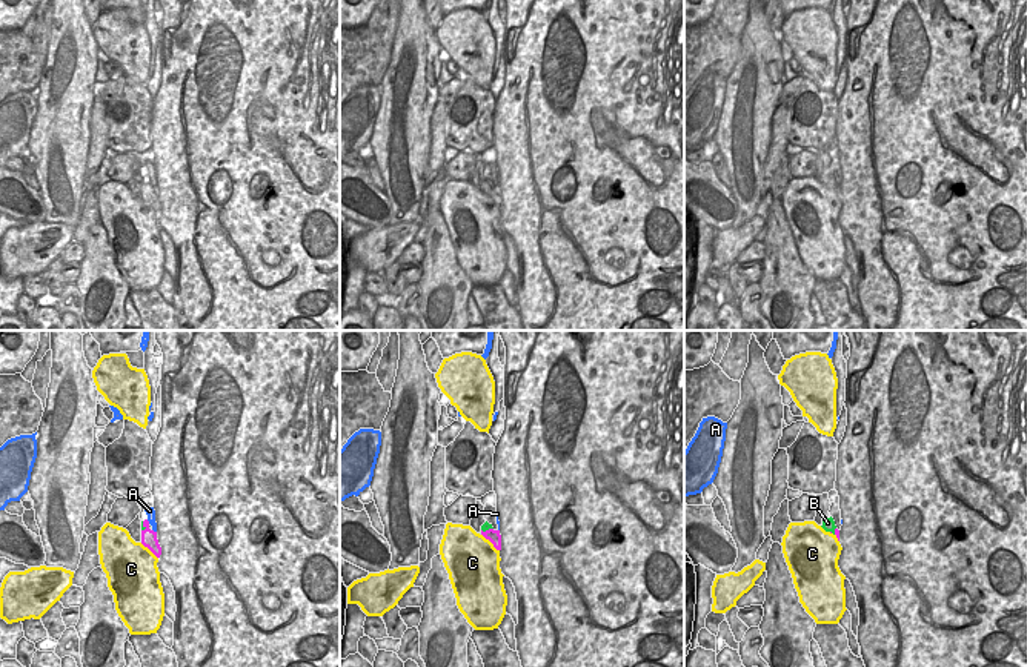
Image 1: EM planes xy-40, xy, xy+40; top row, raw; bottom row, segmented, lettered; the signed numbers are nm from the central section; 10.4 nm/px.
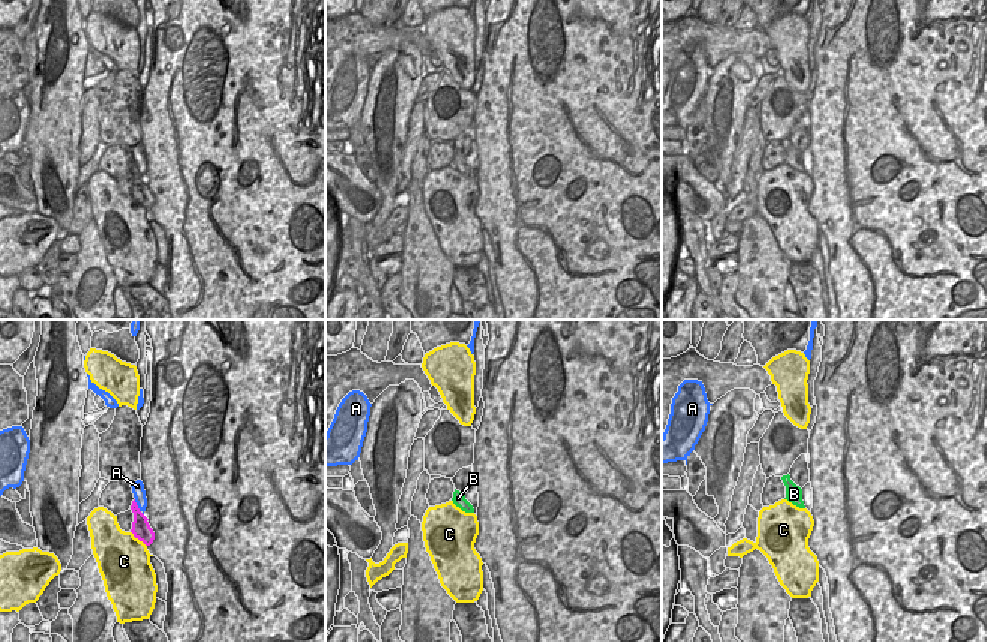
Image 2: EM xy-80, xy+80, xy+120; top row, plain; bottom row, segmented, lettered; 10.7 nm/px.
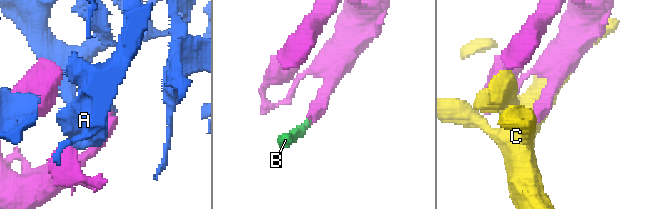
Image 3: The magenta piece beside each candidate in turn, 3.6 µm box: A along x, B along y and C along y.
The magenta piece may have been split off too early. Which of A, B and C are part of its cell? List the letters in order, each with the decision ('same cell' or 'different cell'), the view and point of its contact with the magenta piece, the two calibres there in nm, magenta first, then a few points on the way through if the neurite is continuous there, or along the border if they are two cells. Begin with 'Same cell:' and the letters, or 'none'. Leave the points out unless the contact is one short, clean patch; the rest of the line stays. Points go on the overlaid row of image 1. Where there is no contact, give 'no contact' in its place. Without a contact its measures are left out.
Same cell: B
A: different cell | xy-40 (148, 521) | 160/100 nm
B: same cell | xy-40 (143, 526) | 160/30 nm | across xy-40 (149, 540), (143, 526), (142, 521)
C: different cell | xy (491, 541) | 140/480 nm

